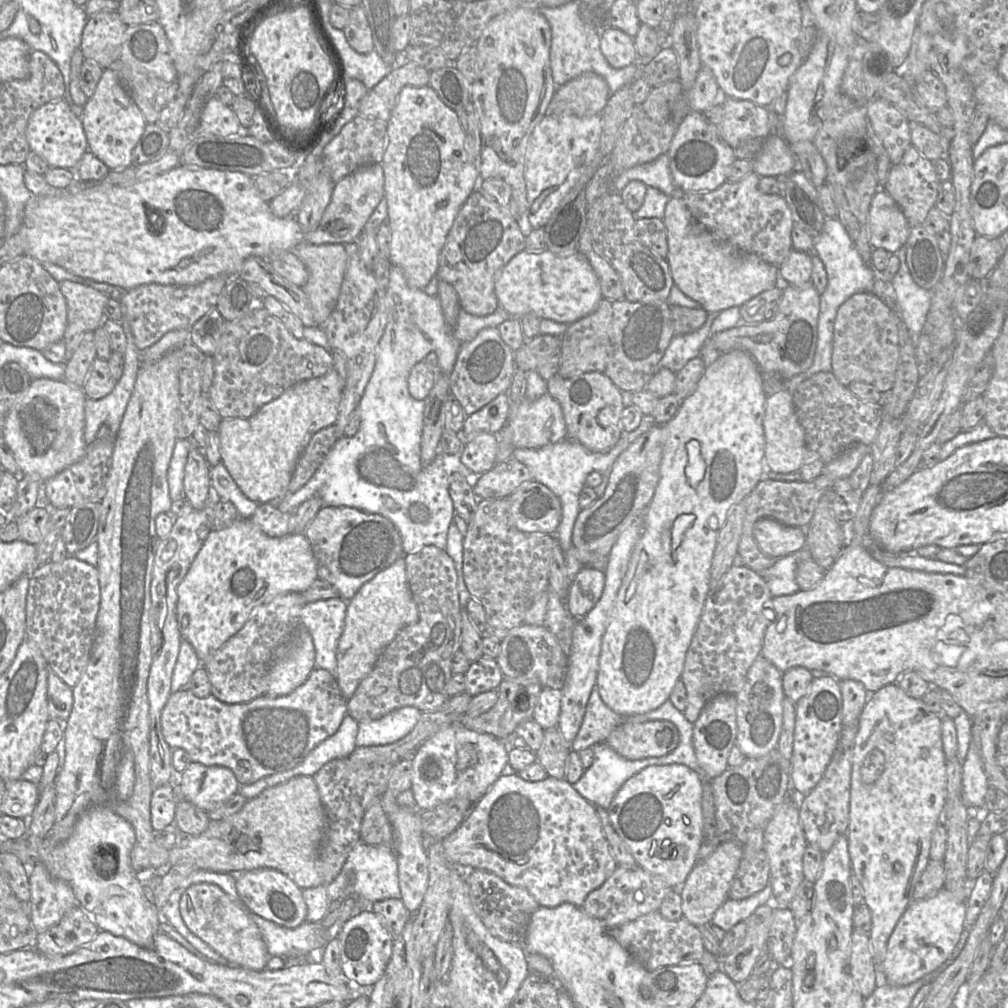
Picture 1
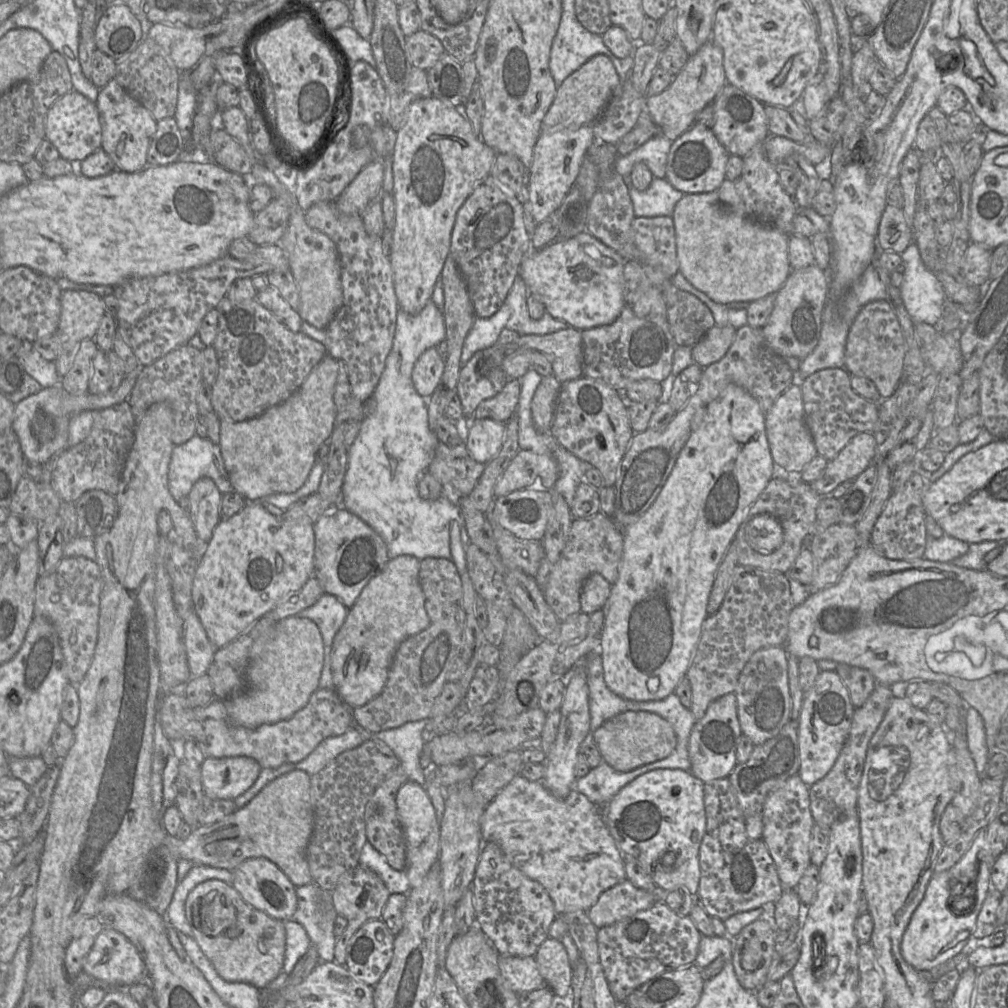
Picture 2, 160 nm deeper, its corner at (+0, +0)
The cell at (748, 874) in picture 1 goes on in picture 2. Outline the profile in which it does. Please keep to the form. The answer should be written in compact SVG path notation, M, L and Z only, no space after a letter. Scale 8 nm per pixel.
M728 778L704 783L704 807L706 829L699 850L697 901L710 917L722 921L739 912L772 906L784 890L783 886L765 842L748 837L746 817Z

